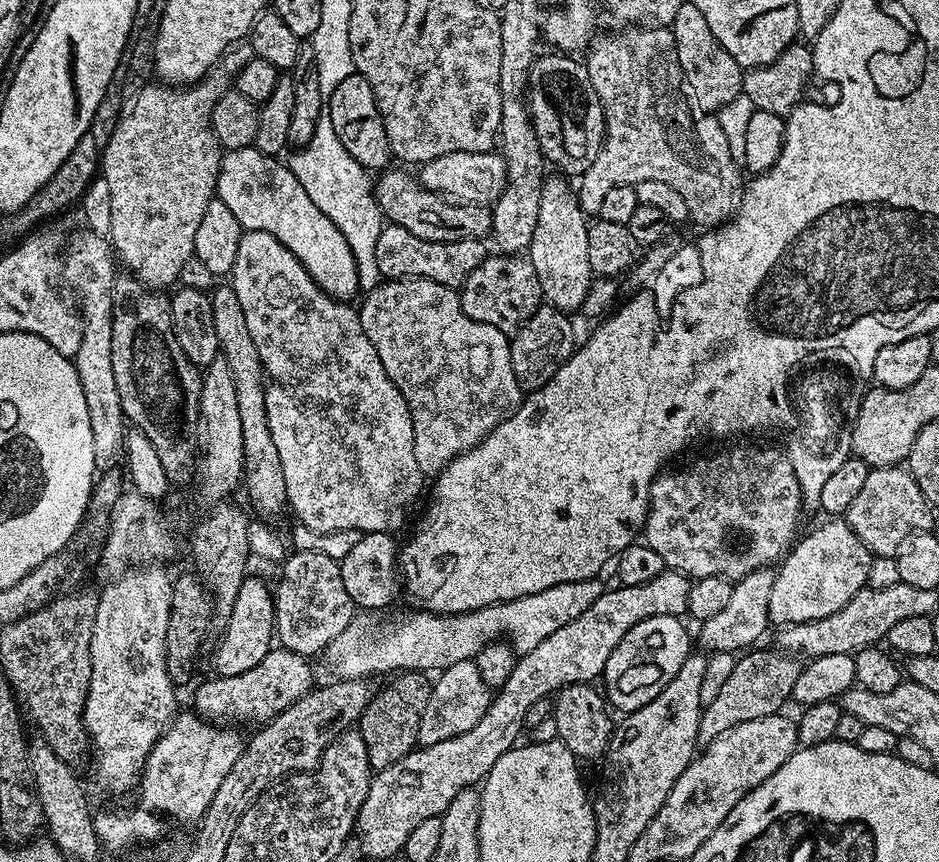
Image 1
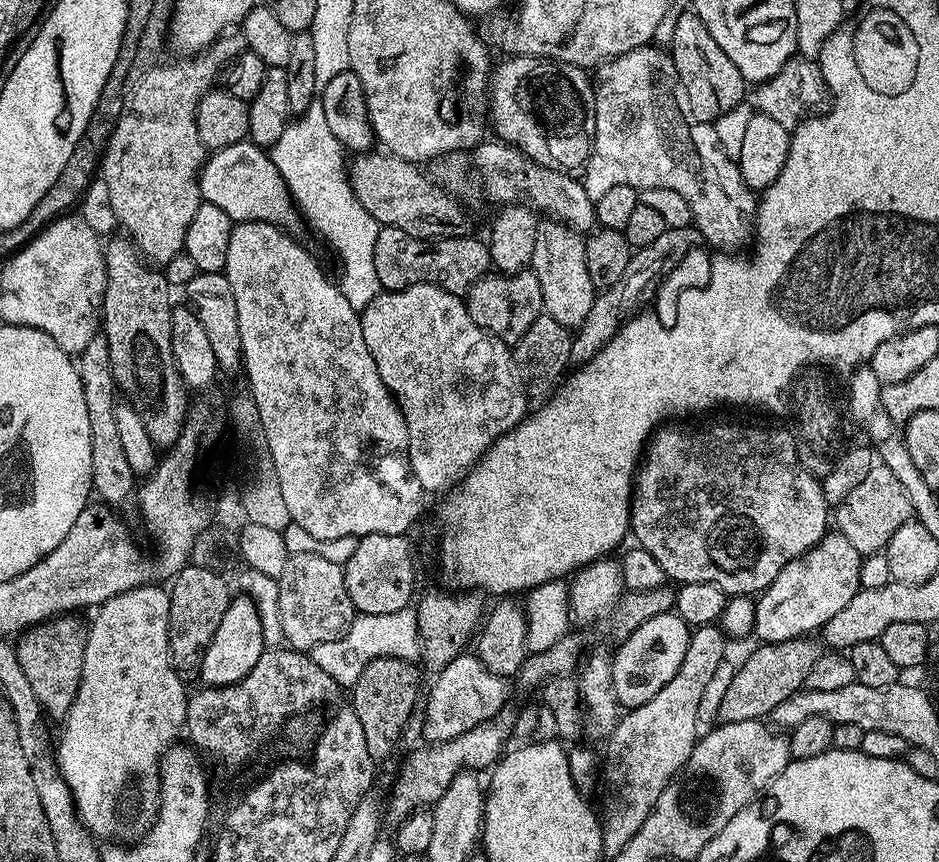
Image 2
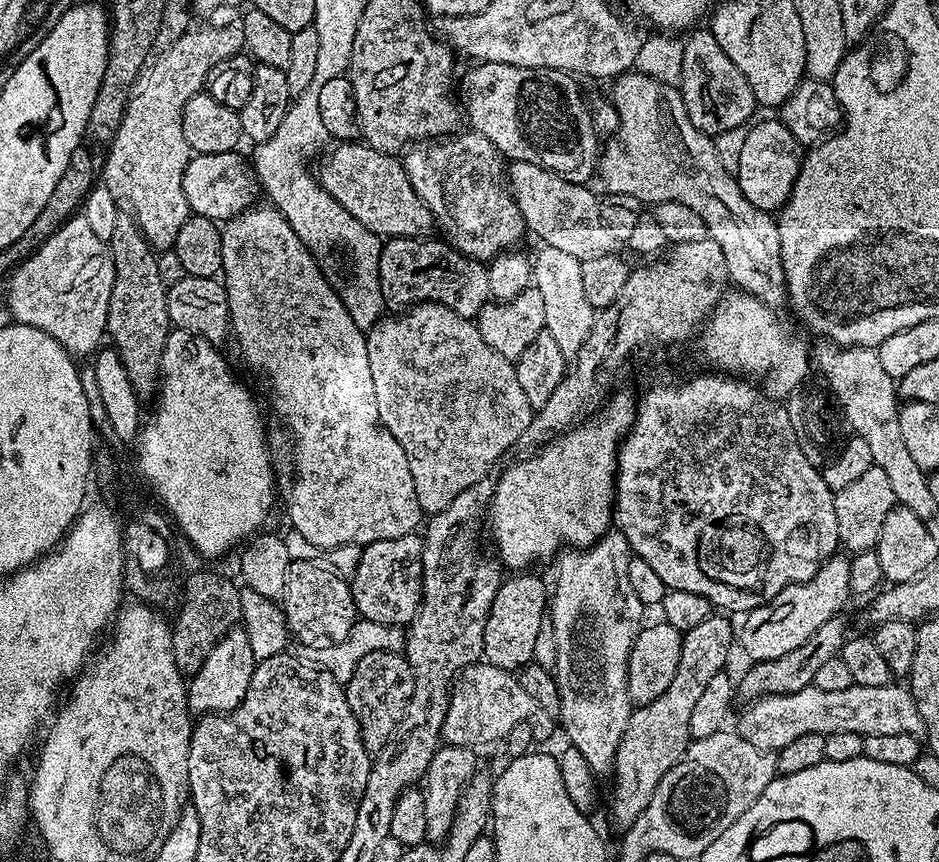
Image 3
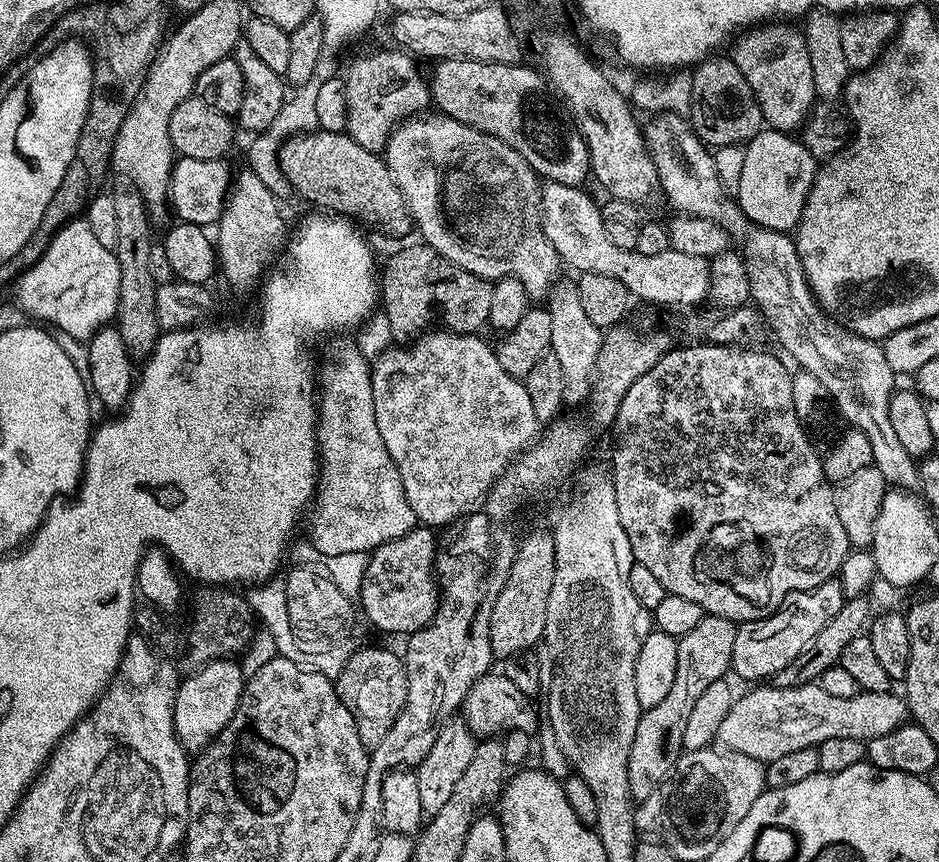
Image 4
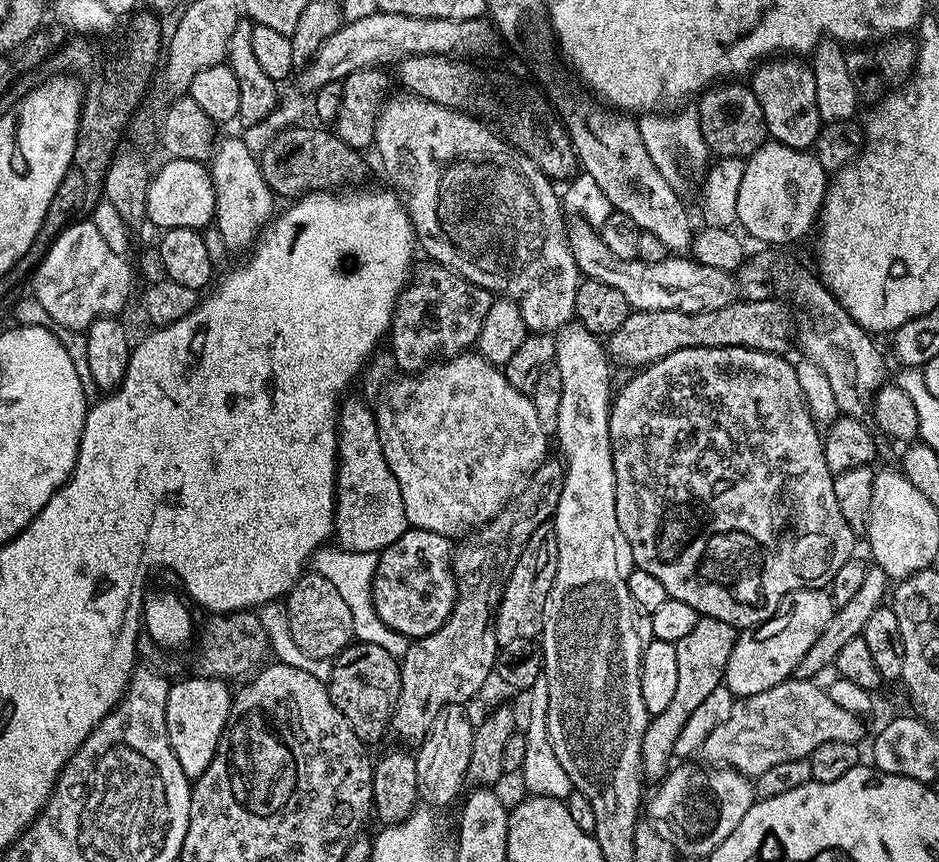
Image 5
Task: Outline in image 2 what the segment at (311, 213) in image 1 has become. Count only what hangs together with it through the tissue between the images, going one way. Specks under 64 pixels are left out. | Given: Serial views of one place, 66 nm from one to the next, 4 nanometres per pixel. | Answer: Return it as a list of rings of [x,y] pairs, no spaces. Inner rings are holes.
[[[249,139],[215,149],[205,159],[199,181],[201,201],[218,206],[218,210],[226,210],[233,222],[274,224],[285,230],[301,227],[302,217],[271,155]]]

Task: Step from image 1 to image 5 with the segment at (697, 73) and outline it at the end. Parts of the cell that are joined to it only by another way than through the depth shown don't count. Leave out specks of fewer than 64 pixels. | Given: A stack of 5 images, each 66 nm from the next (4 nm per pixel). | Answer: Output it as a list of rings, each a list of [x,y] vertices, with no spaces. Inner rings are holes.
[[[717,82],[699,93],[698,118],[701,119],[702,137],[713,157],[738,156],[747,158],[769,139],[768,127],[758,106],[758,98],[744,82]]]

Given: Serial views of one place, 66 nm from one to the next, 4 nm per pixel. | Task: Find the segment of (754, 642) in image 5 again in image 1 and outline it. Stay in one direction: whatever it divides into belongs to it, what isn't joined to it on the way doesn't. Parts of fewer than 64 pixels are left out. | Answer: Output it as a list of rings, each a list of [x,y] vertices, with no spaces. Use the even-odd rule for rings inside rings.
[[[828,518],[823,522],[825,524],[818,525],[813,532],[805,536],[803,533],[775,569],[768,607],[768,619],[773,625],[801,624],[826,618],[842,610],[842,606],[868,583],[874,559],[868,547],[843,519]]]

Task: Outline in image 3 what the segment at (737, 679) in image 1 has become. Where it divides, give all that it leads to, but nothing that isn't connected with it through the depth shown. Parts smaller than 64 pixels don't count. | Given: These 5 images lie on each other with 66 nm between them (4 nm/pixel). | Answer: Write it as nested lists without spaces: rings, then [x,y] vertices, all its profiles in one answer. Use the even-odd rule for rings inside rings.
[[[838,614],[830,618],[798,650],[790,650],[790,654],[782,654],[782,658],[773,660],[757,660],[744,672],[744,677],[738,680],[738,696],[744,702],[751,702],[760,699],[762,696],[777,696],[778,694],[794,694],[803,688],[811,688],[815,682],[815,674],[825,663],[839,657],[845,640],[849,639],[848,624],[843,620],[843,615]]]

